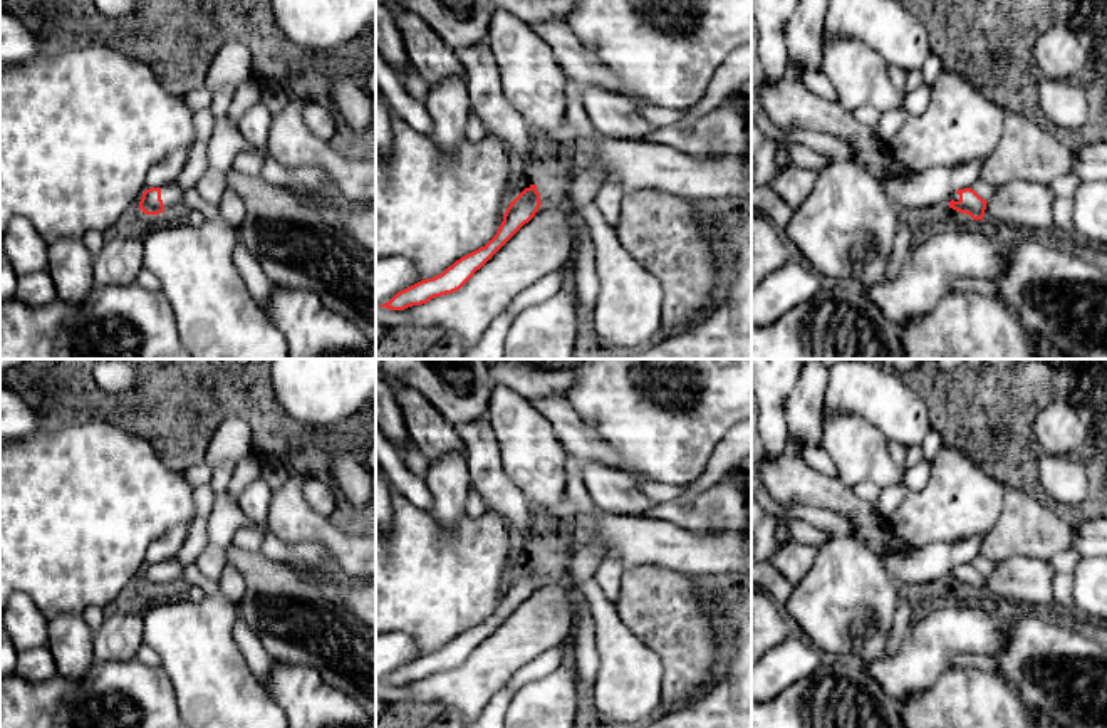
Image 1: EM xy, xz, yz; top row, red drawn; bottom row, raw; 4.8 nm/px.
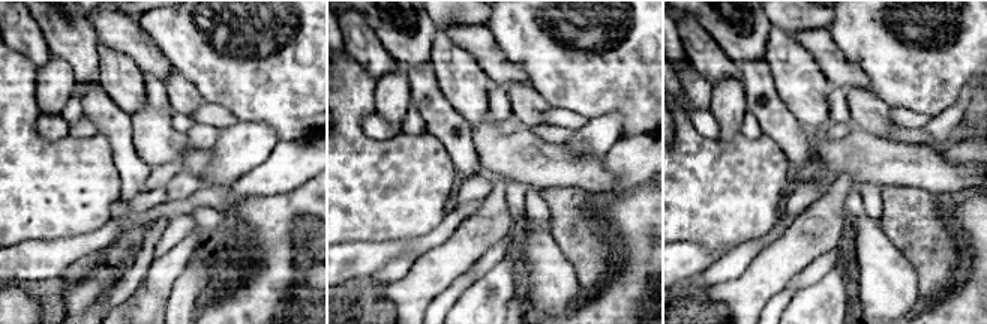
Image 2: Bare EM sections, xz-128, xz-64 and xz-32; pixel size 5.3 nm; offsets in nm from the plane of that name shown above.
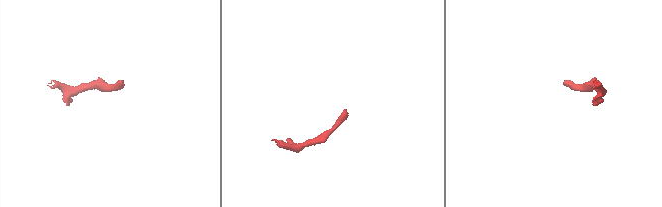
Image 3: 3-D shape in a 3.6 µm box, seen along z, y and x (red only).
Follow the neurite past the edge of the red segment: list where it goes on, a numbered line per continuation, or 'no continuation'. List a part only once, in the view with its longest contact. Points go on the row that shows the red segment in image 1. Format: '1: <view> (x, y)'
1: xy (170, 195)

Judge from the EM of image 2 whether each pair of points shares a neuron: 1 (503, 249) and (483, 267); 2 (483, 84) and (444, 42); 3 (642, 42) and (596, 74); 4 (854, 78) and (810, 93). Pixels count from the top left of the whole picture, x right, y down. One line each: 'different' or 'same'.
1: same
2: same
3: same
4: different

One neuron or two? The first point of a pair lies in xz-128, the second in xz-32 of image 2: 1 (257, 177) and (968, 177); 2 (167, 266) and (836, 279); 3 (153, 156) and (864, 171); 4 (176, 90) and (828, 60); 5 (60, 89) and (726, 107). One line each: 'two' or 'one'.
1: two
2: one
3: one
4: two
5: one

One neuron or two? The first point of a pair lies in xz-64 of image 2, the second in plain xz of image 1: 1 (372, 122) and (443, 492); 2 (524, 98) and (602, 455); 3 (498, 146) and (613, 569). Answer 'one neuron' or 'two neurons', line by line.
1: two neurons
2: two neurons
3: two neurons

